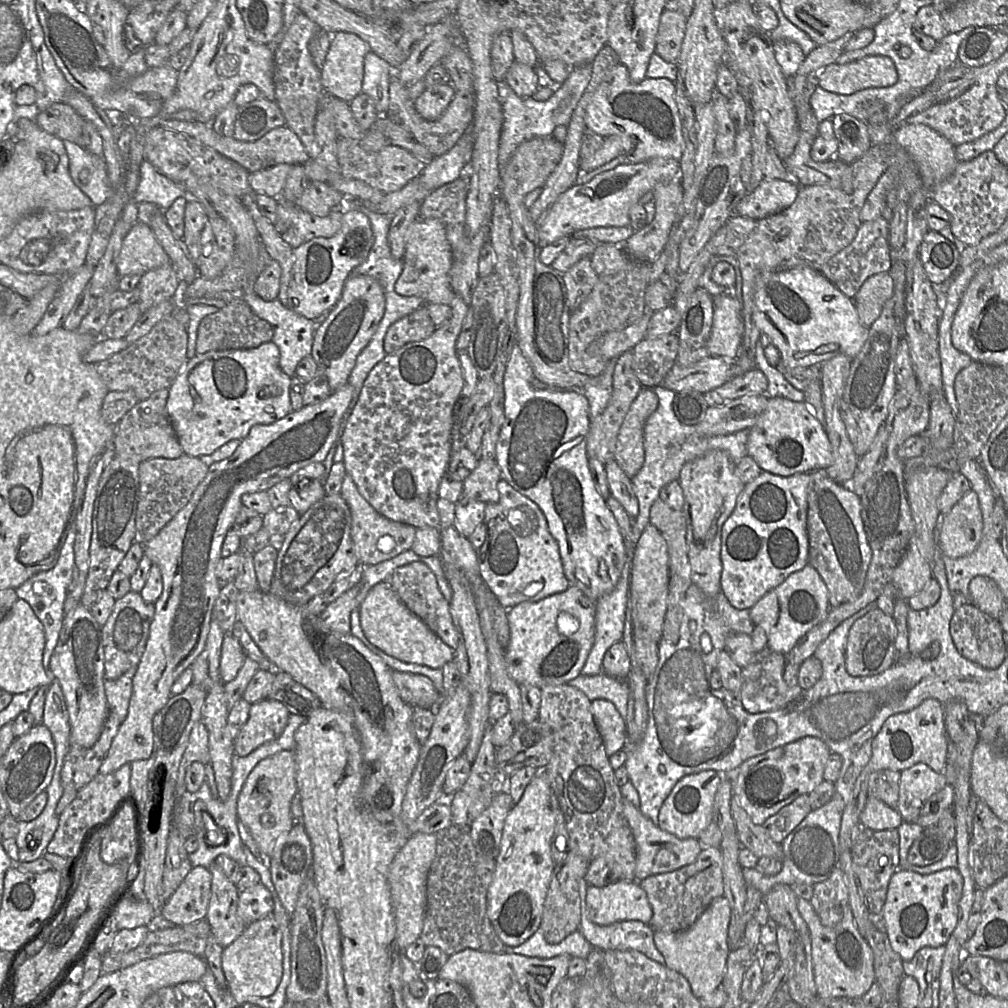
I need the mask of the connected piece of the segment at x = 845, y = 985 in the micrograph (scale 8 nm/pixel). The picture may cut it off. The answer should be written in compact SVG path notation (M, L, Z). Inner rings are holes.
M799 899L798 910L810 933L816 996L839 999L862 997L876 981L873 956L869 944L856 928L848 905L842 919L831 927L821 924L810 900Z

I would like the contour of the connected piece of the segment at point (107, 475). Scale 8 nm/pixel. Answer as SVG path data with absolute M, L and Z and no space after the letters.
M115 456L100 476L92 516L89 570L81 598L81 603L88 610L99 595L106 591L113 573L135 542L135 518L140 492L139 465Z

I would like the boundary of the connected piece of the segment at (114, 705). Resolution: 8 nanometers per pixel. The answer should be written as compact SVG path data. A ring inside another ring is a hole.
M131 668L115 680L106 679L105 694L111 714L122 723L127 716L132 694L132 679L136 668Z

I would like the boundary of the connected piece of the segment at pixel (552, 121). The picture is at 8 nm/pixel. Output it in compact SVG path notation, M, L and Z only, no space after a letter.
M590 65L574 66L567 80L563 84L557 85L554 94L545 101L538 101L533 97L519 97L508 85L501 82L500 95L503 101L504 122L500 137L500 169L509 161L515 150L523 142L535 137L551 136L555 127L567 125L580 98L587 89L590 79Z

